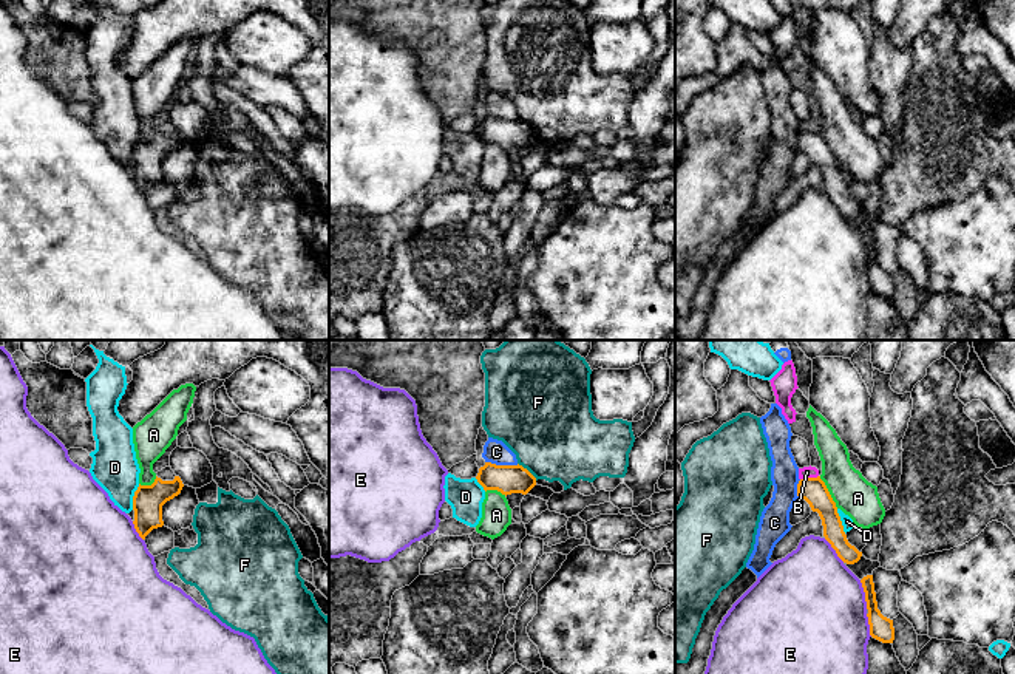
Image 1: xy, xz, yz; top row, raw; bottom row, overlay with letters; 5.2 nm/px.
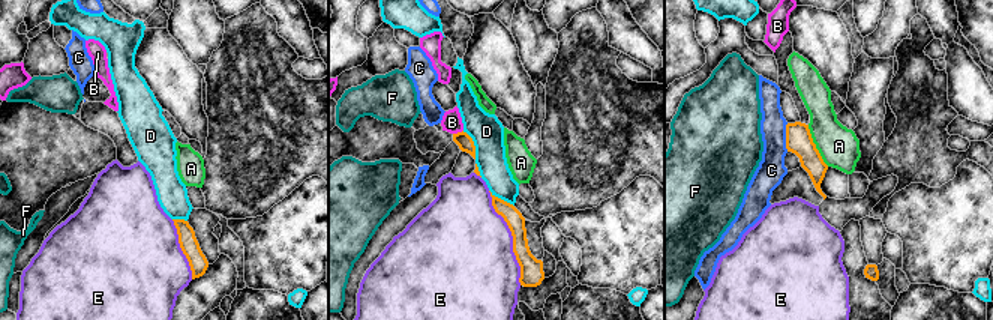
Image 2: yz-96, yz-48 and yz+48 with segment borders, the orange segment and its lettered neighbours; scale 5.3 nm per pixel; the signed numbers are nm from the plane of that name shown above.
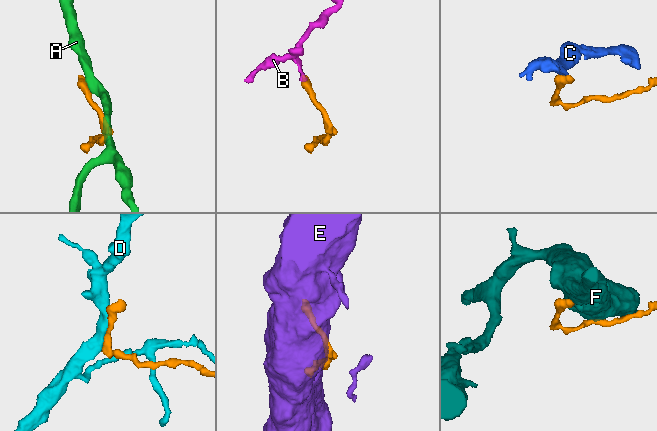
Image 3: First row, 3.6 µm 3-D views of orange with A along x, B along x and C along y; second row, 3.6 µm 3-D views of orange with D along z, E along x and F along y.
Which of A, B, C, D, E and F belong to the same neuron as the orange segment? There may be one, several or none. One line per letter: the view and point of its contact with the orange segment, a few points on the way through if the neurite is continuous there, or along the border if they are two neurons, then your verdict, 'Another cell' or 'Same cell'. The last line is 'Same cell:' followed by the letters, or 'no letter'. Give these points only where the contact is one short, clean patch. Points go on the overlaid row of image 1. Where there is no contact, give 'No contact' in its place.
A: Touches orange at yz (828, 492). Boundary: yz (819, 476), (838, 507). Another cell
B: Touches orange at yz (808, 478). Boundary: yz (818, 475), (801, 479). Another cell
C: Touches orange at xz (502, 466). Boundary: xz (485, 461), (518, 464). Another cell
D: Touches orange at xy (133, 496). Another cell
E: Touches orange at yz (865, 594). Another cell
F: Touches orange at xz (527, 470). Another cell
Same cell: no letter

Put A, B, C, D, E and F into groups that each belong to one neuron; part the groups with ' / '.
A / B / C / D / E / F

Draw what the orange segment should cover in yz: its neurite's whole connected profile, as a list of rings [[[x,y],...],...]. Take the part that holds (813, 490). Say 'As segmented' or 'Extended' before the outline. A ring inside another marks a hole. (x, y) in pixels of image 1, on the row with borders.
As segmented. [[[820,476],[800,479],[797,484],[797,496],[805,499],[813,512],[819,513],[823,536],[836,550],[837,557],[847,564],[857,563],[862,552],[848,543],[836,502]]]

